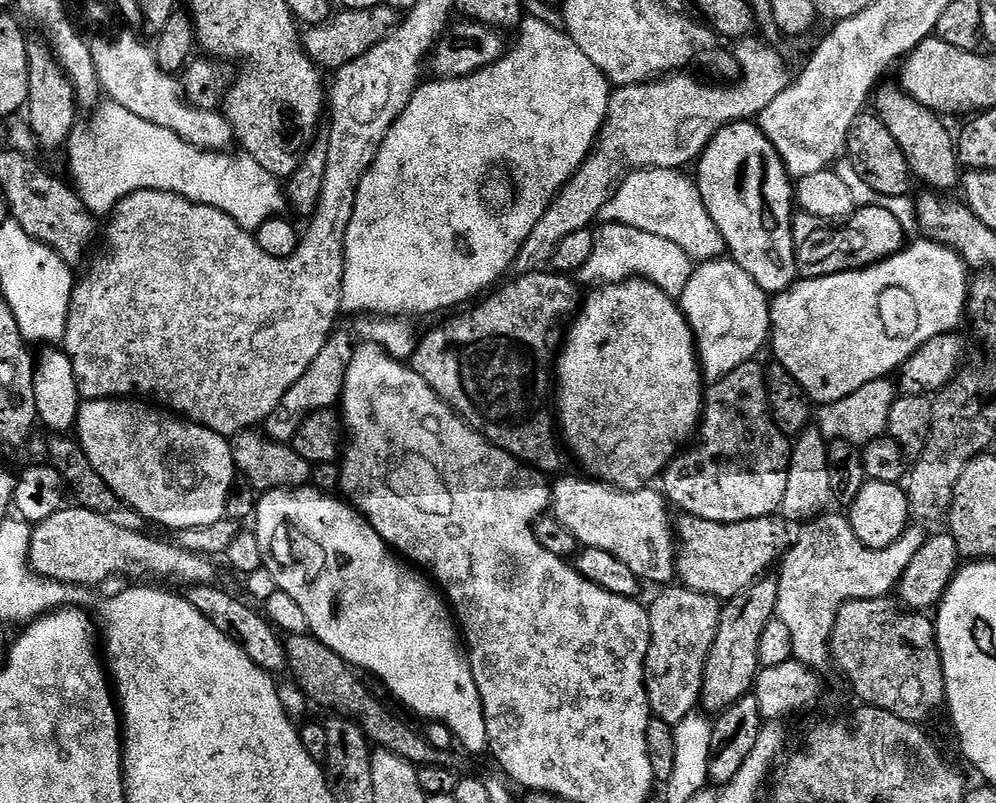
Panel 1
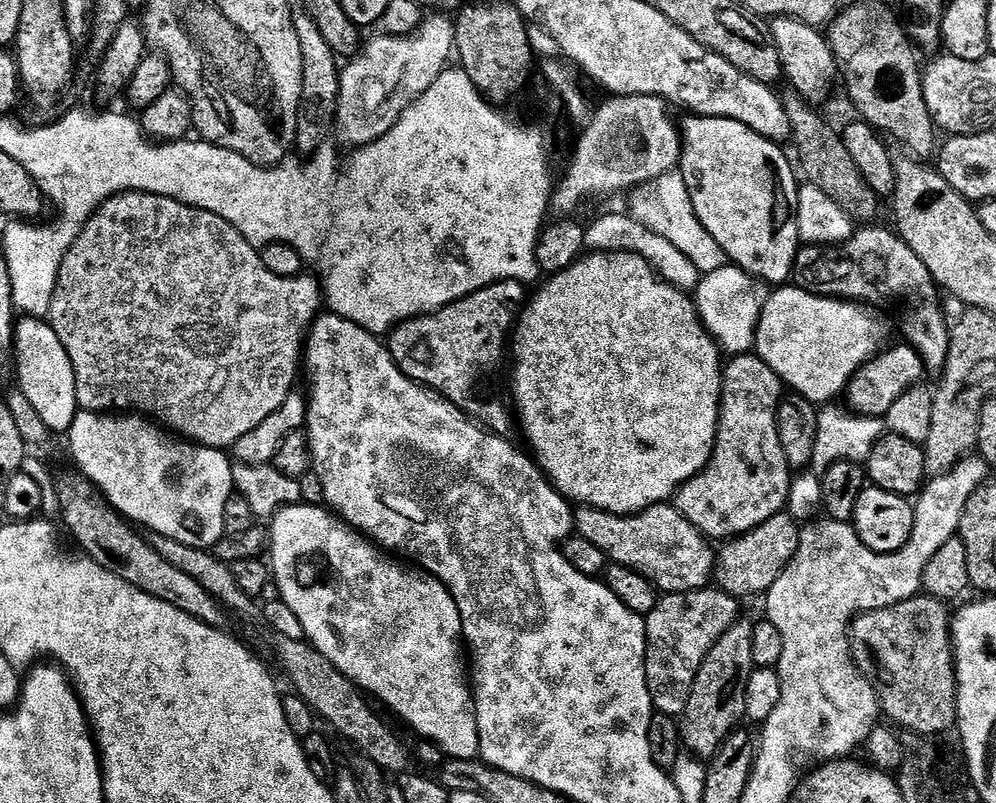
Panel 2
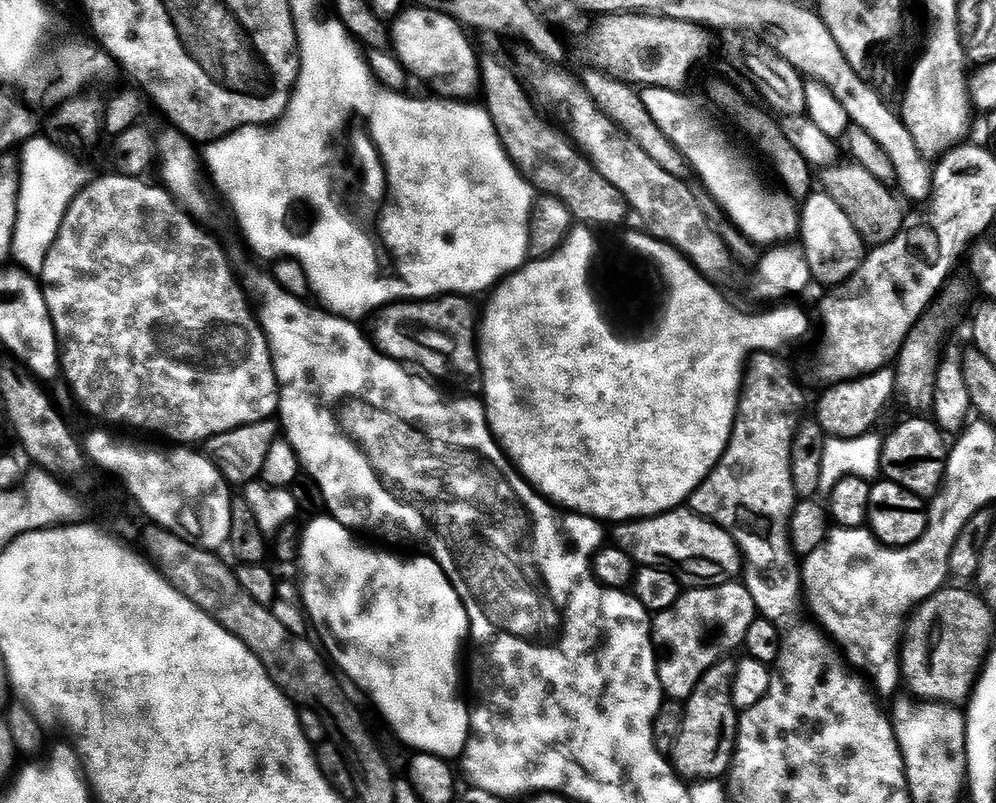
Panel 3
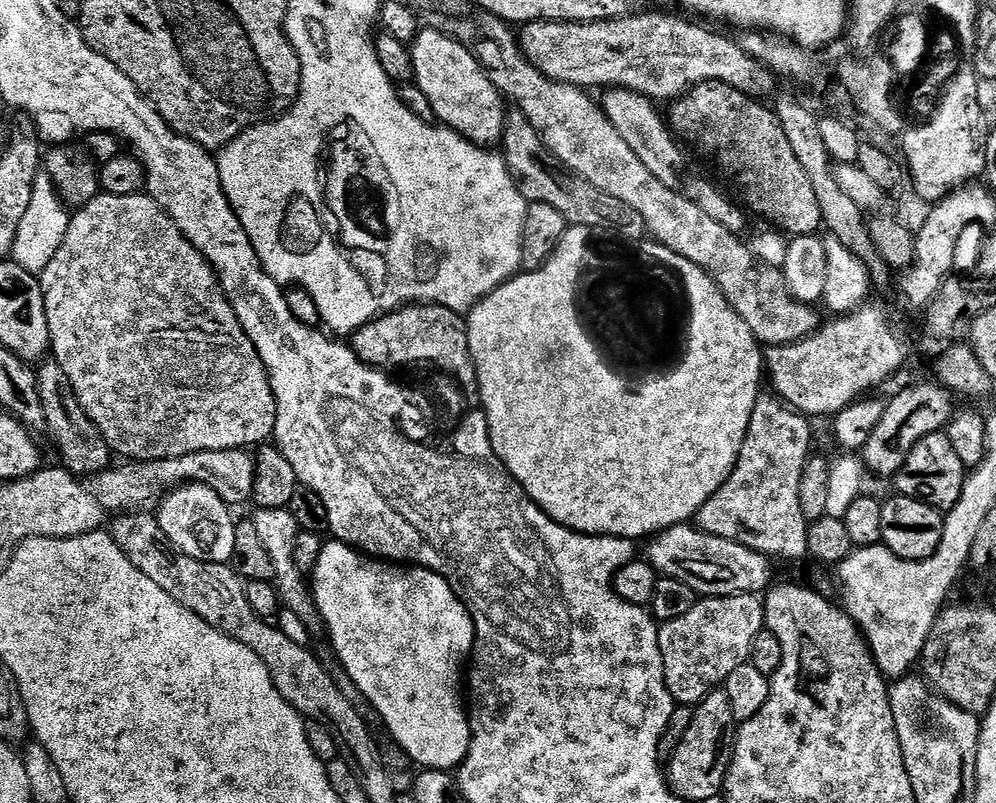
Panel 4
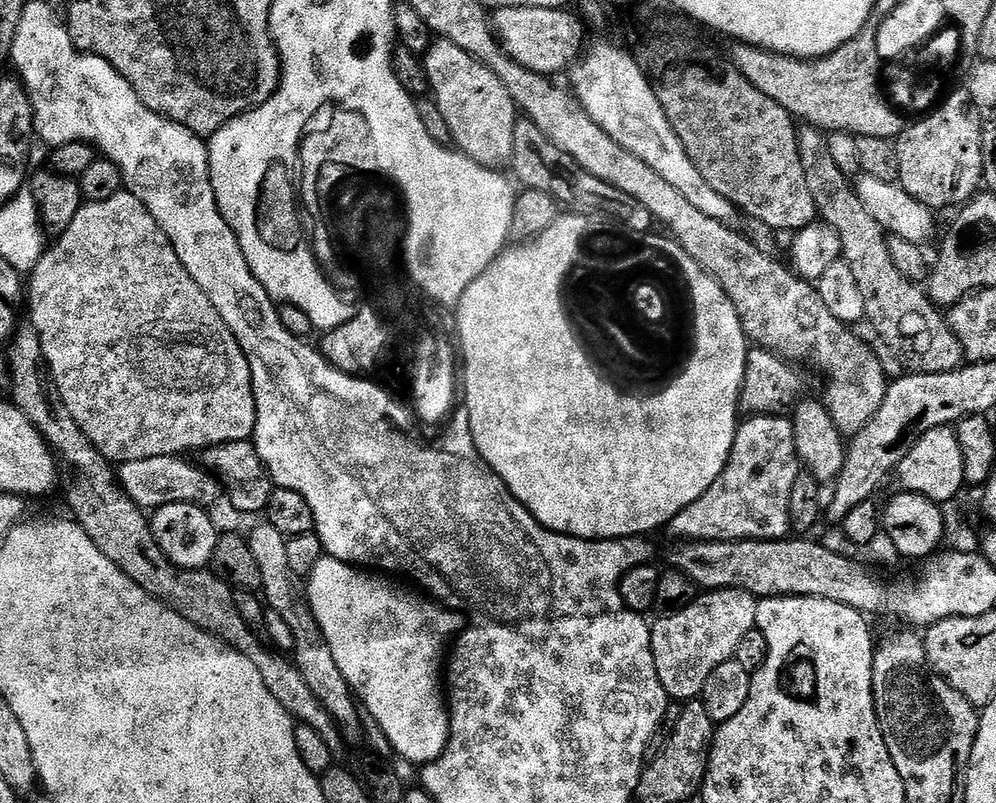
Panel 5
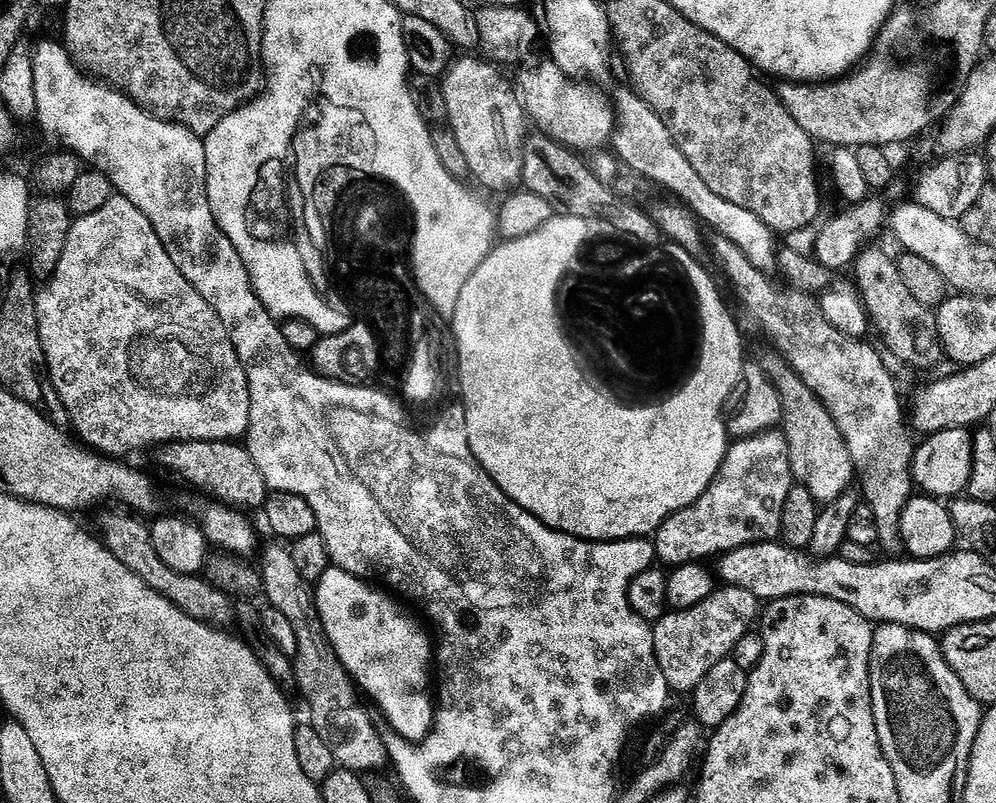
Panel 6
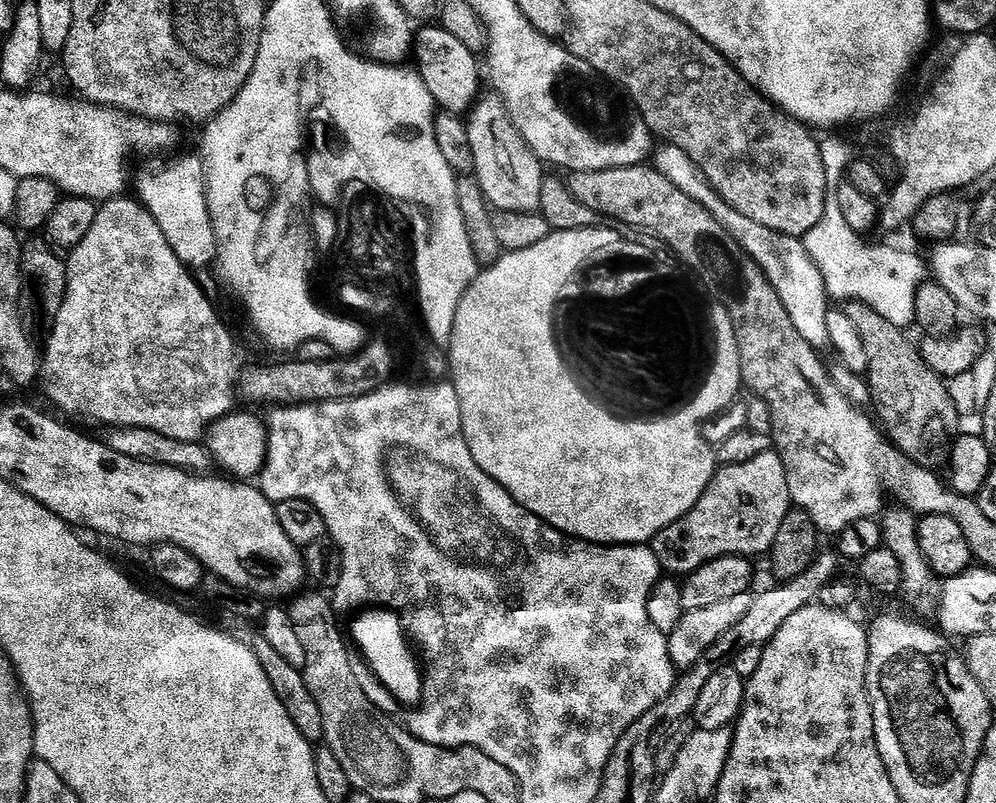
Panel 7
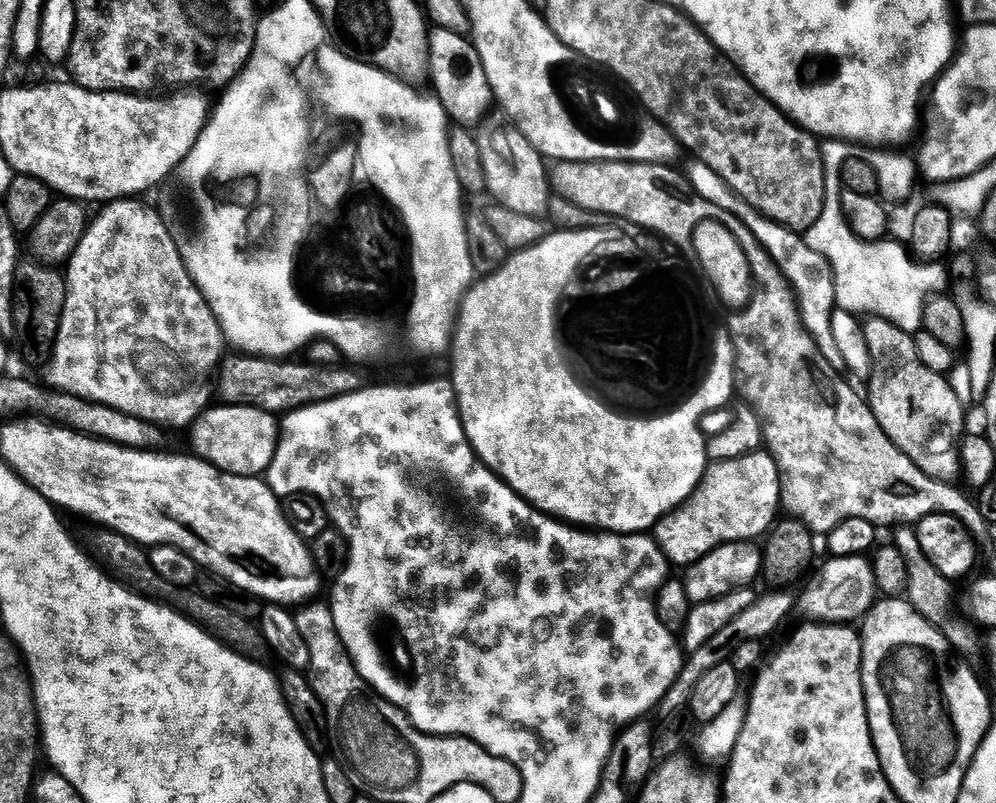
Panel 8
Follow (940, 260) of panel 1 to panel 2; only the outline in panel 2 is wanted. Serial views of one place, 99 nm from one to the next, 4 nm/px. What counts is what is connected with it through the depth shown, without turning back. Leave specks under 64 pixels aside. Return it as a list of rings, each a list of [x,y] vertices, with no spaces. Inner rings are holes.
[[[780,286],[776,292],[764,301],[760,312],[760,321],[756,327],[758,355],[768,363],[770,370],[790,385],[793,393],[802,395],[817,406],[828,406],[836,395],[843,393],[852,380],[852,376],[864,364],[871,362],[889,343],[888,324],[880,312],[875,312],[864,302],[853,302],[848,298],[819,296],[807,288]]]

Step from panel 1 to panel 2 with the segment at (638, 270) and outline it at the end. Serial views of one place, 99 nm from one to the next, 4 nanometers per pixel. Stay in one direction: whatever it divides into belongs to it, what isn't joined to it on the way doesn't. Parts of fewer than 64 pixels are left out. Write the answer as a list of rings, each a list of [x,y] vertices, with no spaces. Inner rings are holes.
[[[608,212],[605,216],[598,217],[592,225],[584,228],[584,242],[594,252],[633,252],[635,256],[641,256],[651,264],[668,284],[681,290],[695,289],[702,279],[702,272],[696,269],[696,260],[691,255],[682,254],[682,250],[678,250],[674,242],[666,242],[662,234],[656,234],[631,214],[623,216],[620,212]]]

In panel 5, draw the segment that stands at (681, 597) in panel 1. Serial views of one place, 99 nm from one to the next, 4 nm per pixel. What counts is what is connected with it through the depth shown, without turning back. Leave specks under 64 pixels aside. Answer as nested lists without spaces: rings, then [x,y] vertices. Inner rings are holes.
[[[741,588],[708,590],[697,595],[696,601],[686,606],[686,610],[678,610],[669,616],[661,615],[660,621],[651,625],[652,653],[658,670],[658,678],[673,701],[695,701],[704,691],[706,678],[710,678],[710,674],[714,674],[714,670],[718,670],[722,662],[735,657],[742,638],[746,638],[746,634],[750,634],[756,628],[757,603],[757,597],[751,592],[744,592]]]

